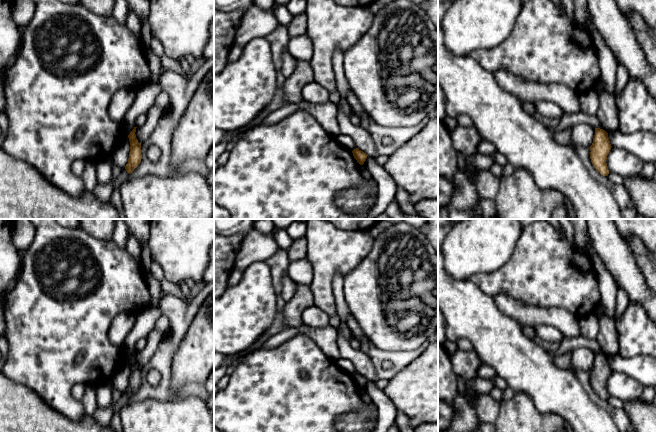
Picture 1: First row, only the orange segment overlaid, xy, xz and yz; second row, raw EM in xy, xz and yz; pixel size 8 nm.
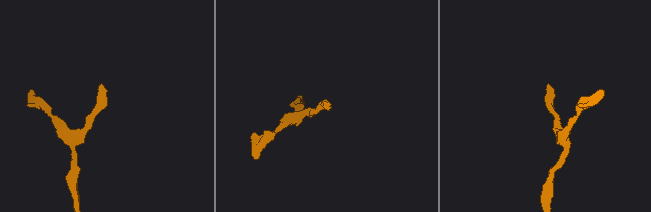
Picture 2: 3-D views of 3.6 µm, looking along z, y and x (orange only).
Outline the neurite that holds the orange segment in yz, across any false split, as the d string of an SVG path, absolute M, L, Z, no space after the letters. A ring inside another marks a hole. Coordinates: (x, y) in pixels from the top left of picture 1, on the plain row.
M595 352L593 367L590 370L590 383L596 394L603 400L609 398L606 384L611 372L608 357L603 353Z

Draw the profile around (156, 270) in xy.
M152 261L149 270L155 279L161 281L164 278L164 271L157 262Z

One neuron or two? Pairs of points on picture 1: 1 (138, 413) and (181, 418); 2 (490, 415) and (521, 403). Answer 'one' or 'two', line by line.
1: one
2: two

